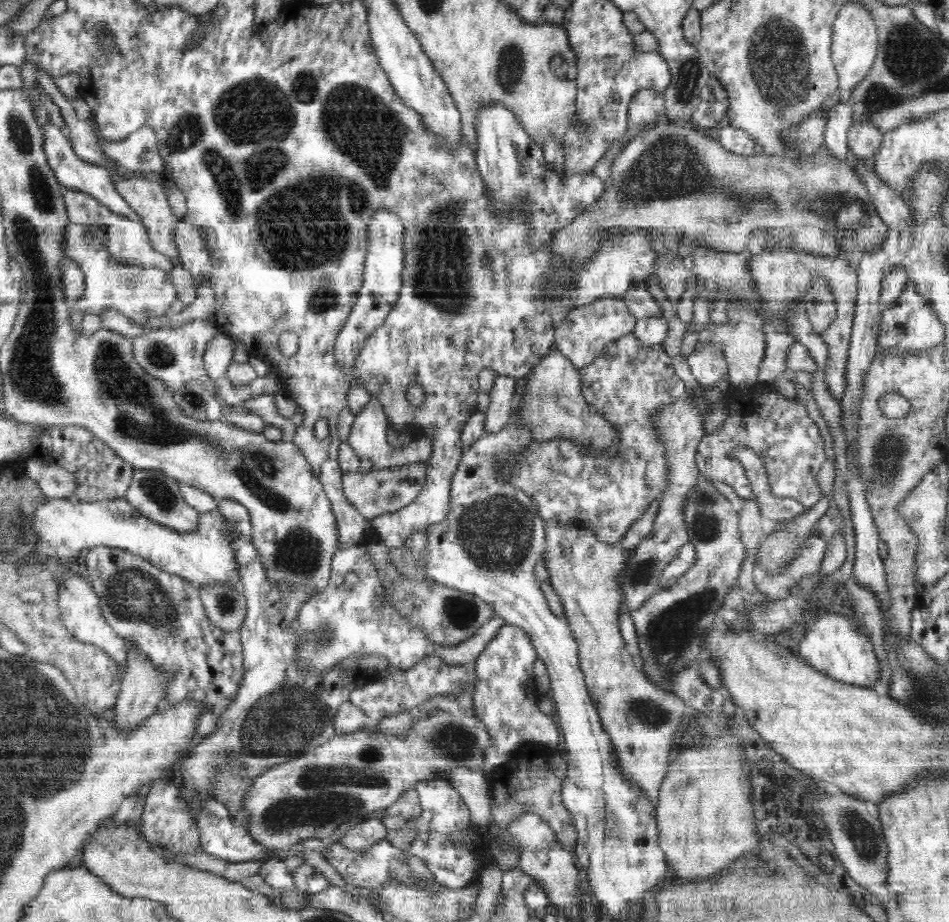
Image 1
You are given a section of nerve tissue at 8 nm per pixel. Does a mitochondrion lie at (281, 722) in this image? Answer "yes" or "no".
yes

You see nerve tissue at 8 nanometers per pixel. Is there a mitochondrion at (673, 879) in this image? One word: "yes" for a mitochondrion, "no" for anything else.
no

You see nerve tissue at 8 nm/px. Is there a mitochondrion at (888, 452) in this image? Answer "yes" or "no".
yes

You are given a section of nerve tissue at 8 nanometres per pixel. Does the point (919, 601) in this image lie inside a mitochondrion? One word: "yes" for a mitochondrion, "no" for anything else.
no

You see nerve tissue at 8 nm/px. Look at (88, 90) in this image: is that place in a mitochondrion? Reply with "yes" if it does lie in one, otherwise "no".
no

